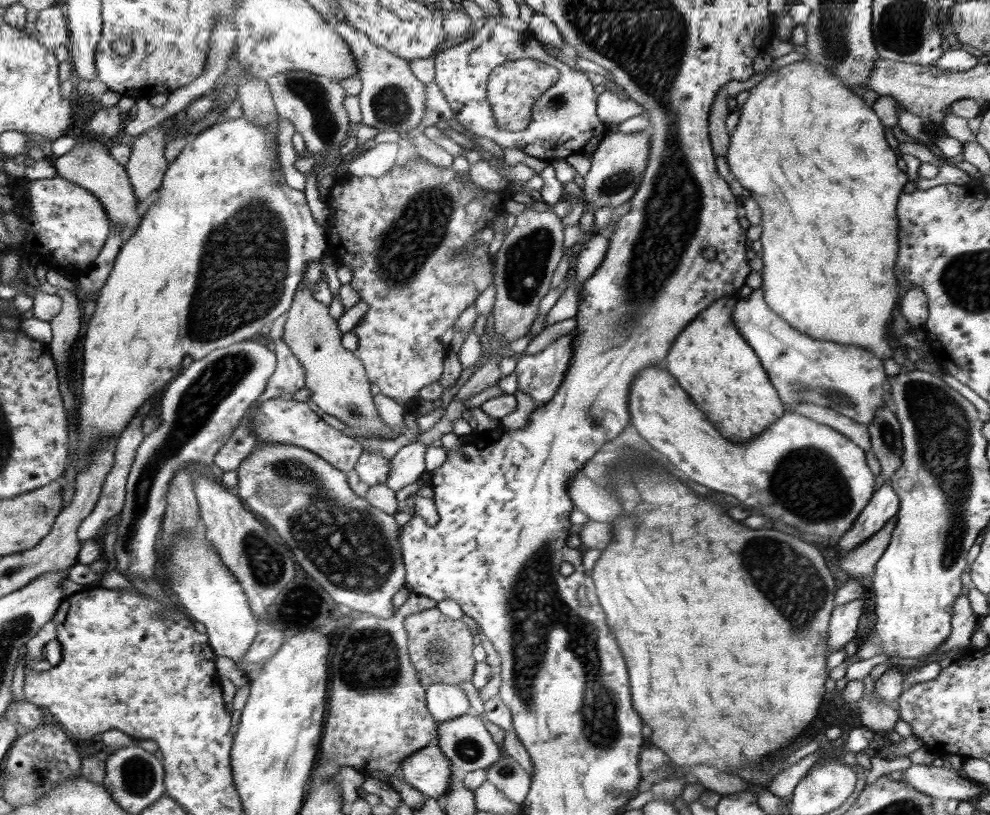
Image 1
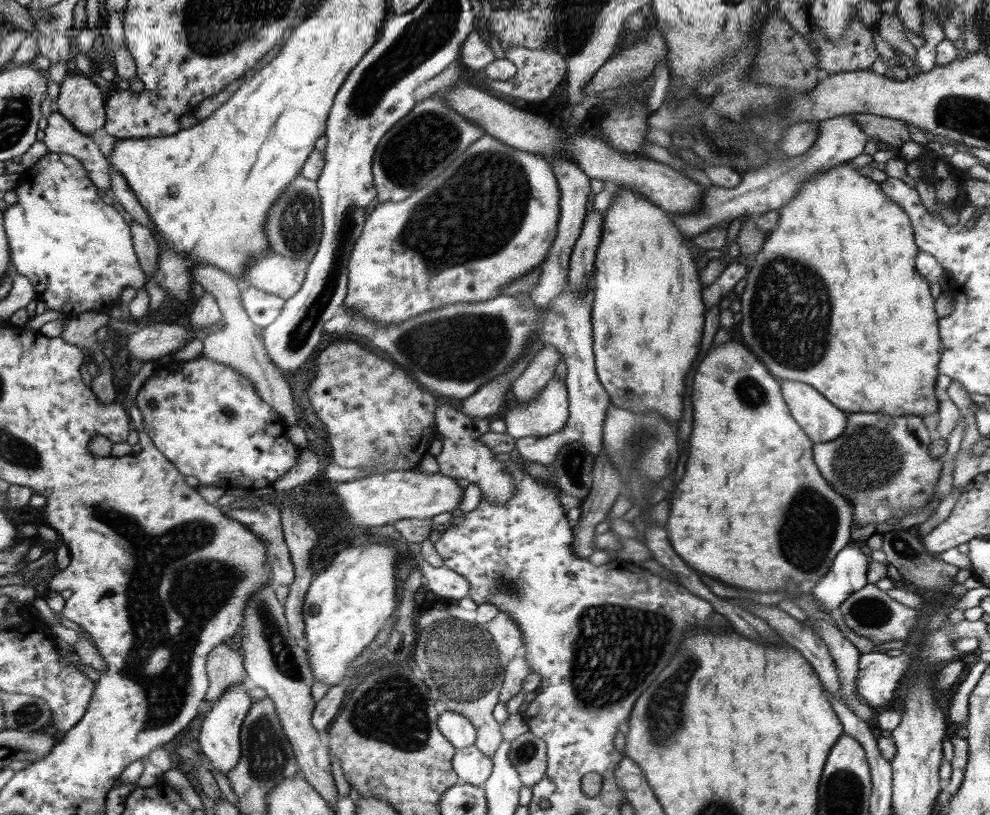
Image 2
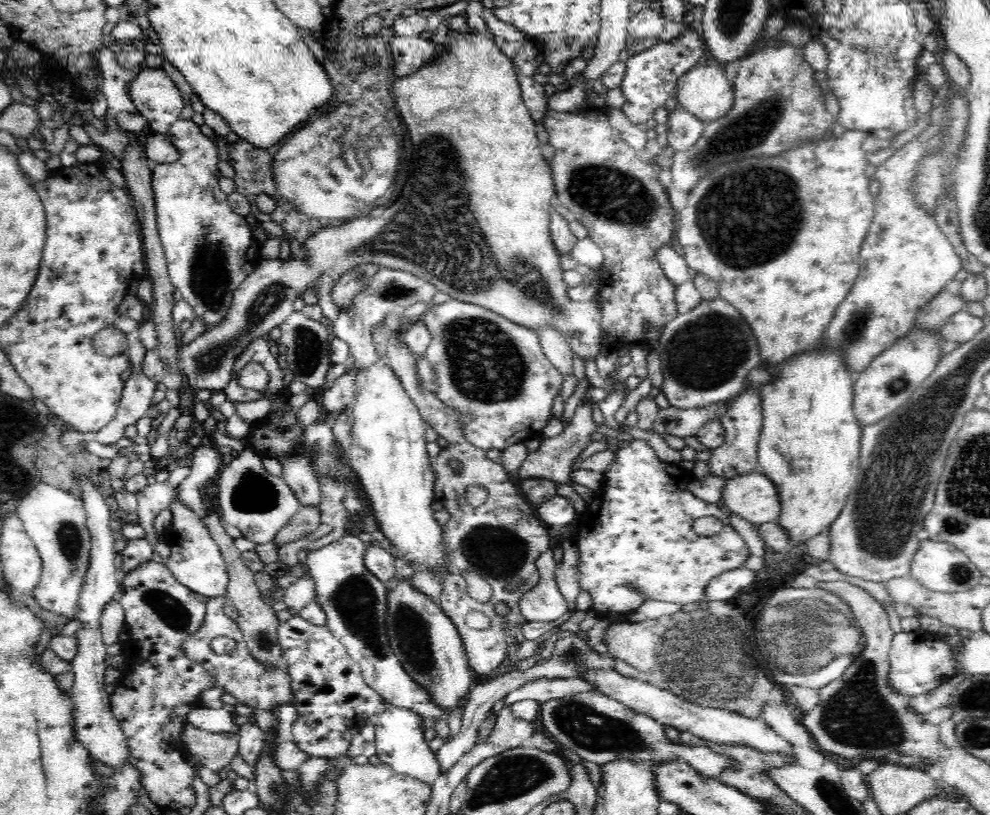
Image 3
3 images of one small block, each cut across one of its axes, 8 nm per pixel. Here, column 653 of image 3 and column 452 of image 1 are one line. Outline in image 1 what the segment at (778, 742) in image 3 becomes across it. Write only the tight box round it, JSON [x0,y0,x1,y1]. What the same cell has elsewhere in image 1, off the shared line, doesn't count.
[425,684,471,723]

